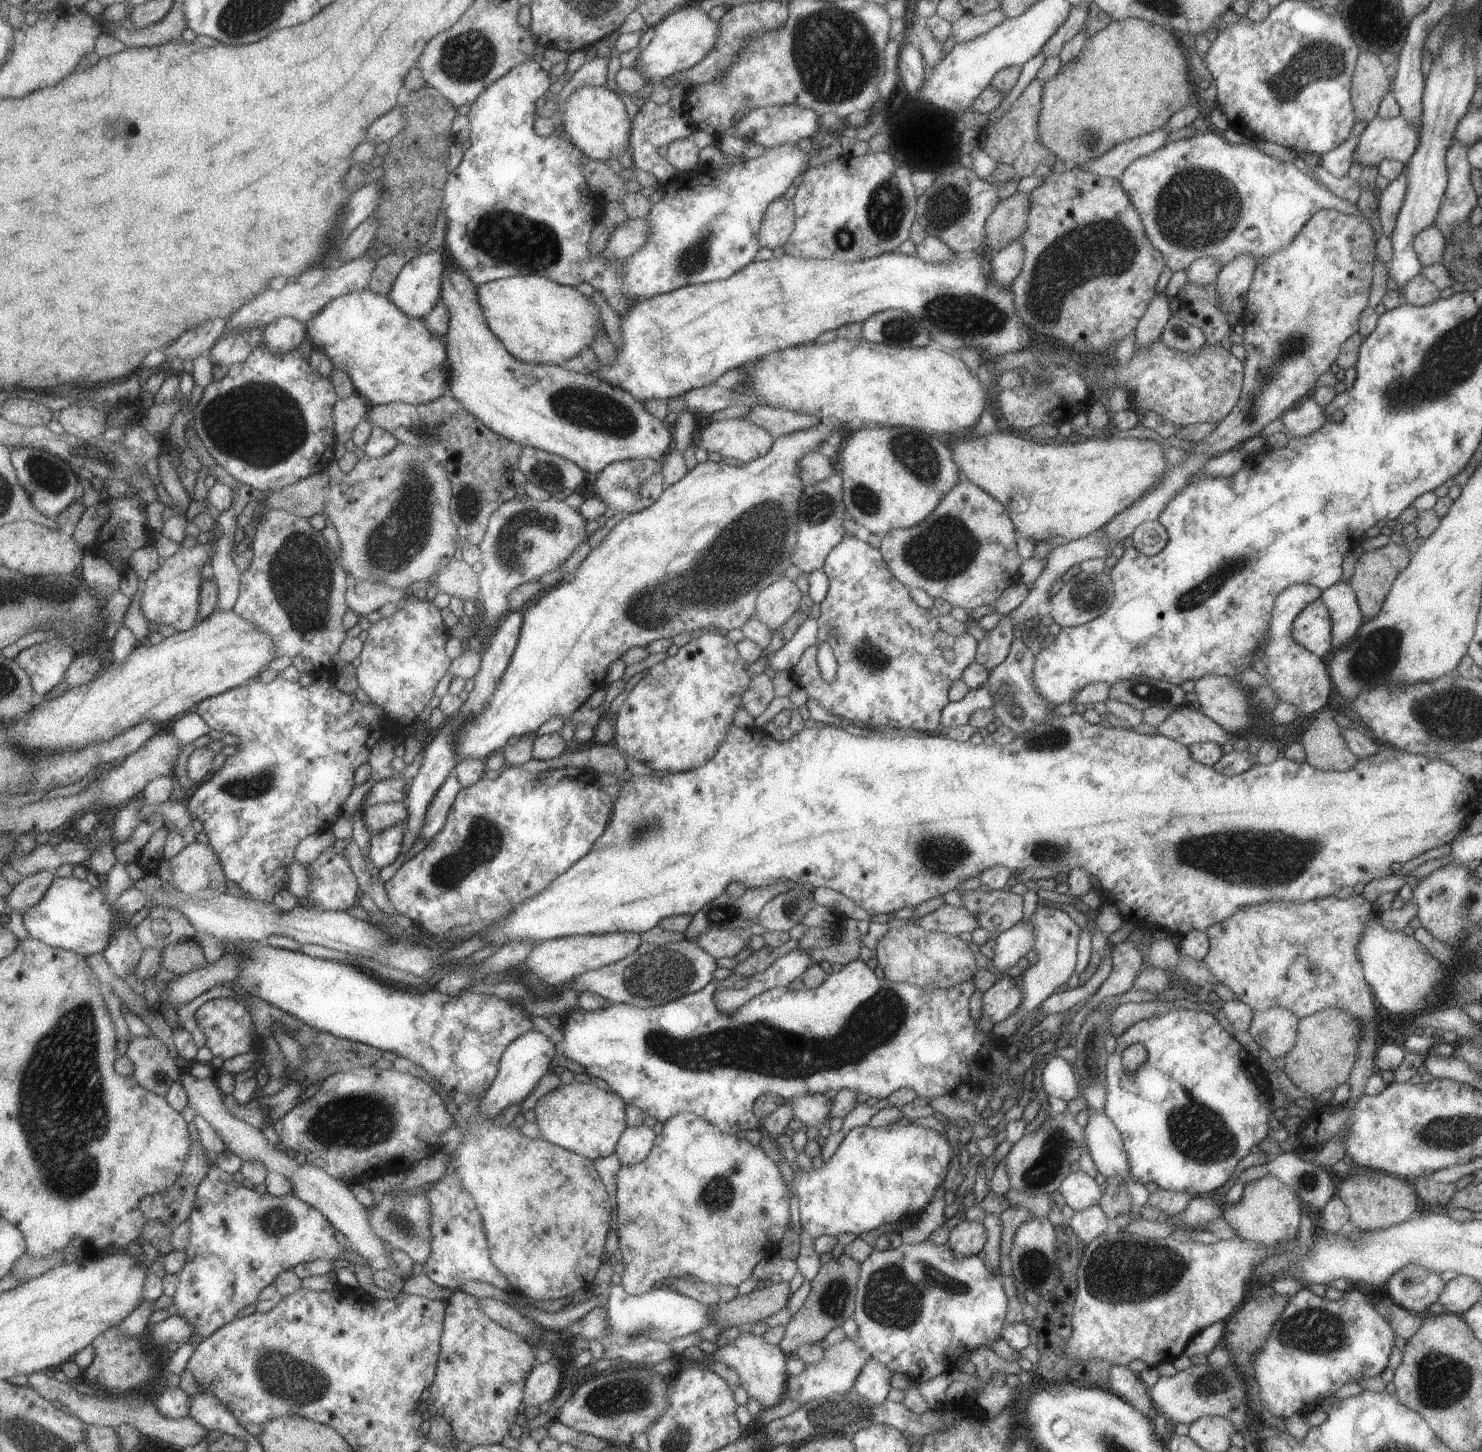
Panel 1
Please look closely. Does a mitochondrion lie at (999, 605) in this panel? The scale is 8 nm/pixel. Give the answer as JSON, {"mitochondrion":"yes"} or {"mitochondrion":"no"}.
{"mitochondrion":"no"}

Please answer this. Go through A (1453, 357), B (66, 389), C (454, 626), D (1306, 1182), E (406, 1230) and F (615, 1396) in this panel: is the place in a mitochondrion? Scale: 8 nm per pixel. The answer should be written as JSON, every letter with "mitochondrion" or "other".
{"A":"mitochondrion","B":"other","C":"other","D":"mitochondrion","E":"mitochondrion","F":"mitochondrion"}

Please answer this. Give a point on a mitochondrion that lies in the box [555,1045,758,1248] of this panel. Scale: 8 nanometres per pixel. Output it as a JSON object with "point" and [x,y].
{"point":[717,1196]}

